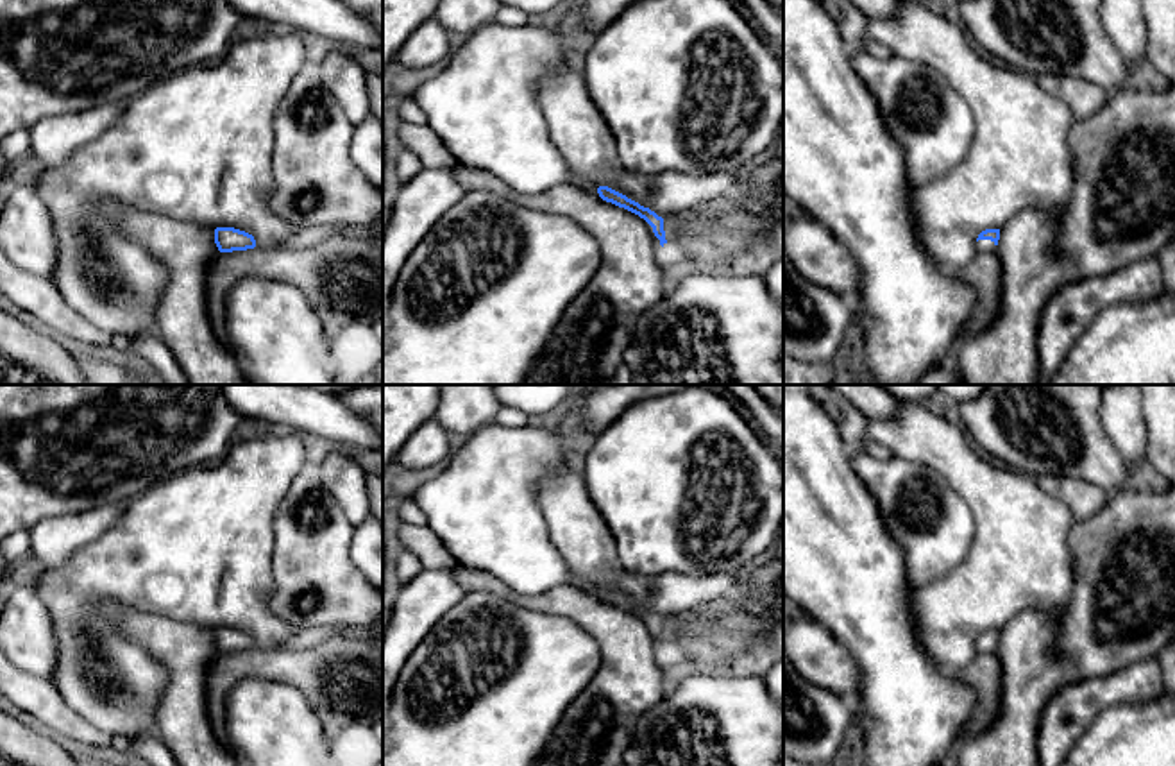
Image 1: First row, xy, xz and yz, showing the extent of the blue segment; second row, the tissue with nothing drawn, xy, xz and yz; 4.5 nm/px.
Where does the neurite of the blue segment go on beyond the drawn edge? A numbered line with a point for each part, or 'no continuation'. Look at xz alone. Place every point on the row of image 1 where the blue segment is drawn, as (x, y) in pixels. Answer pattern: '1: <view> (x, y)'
no continuation

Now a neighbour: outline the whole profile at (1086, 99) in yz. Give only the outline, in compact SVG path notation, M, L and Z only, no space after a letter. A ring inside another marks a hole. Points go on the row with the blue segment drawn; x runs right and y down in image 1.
M1039 75L1039 86L1066 102L1077 122L1095 116L1109 100L1111 93L1095 82L1068 75Z

